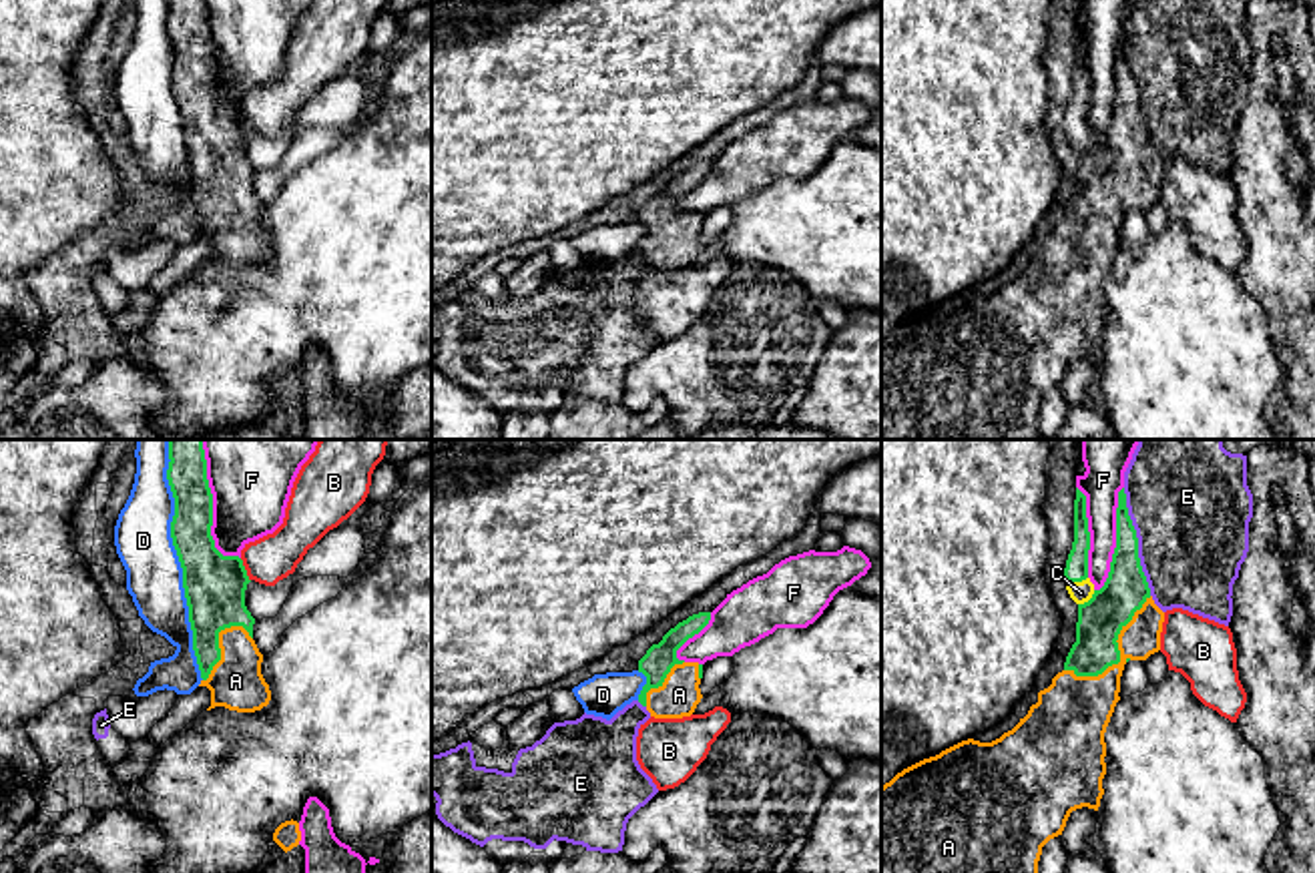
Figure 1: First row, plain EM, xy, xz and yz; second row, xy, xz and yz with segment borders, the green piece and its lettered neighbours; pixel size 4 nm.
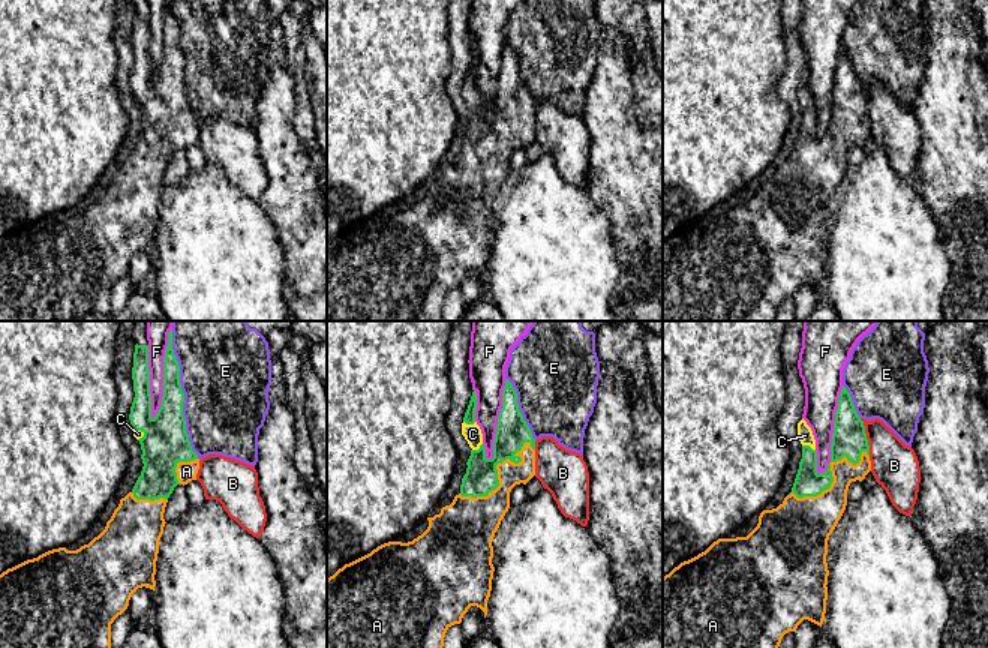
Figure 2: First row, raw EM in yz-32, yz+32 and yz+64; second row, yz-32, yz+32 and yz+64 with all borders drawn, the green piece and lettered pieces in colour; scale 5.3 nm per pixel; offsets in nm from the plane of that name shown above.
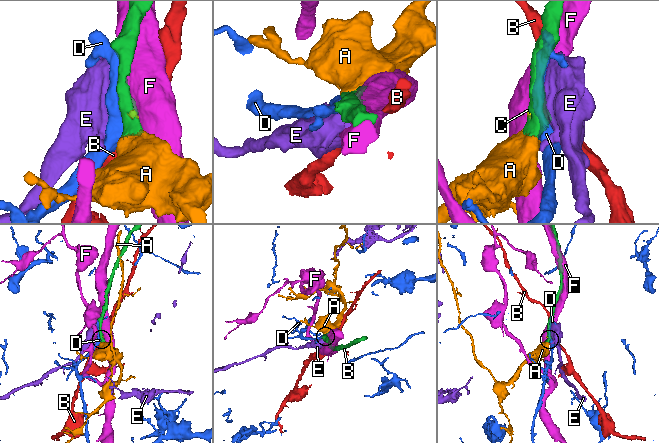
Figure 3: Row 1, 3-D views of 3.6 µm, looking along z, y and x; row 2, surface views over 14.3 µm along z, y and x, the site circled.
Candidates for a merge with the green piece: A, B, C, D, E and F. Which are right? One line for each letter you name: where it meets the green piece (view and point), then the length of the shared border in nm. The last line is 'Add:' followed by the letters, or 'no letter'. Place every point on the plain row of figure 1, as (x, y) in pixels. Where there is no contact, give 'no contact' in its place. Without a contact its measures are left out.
A: contact yz (1119, 207); length 460 nm
C: contact yz (1077, 131); length 90 nm
Add: A, C

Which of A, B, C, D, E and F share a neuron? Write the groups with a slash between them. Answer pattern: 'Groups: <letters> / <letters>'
Groups: A C / B / D / E / F

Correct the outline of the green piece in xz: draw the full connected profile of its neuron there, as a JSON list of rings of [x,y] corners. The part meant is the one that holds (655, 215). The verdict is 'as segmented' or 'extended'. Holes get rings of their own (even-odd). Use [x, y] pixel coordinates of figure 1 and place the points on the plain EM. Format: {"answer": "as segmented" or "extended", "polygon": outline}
{"answer": "extended", "polygon": [[[711,163],[689,167],[671,179],[659,195],[652,195],[638,211],[638,223],[646,227],[646,235],[638,245],[638,253],[654,269],[691,267],[701,253],[703,215],[677,209],[677,201],[711,171]]]}

